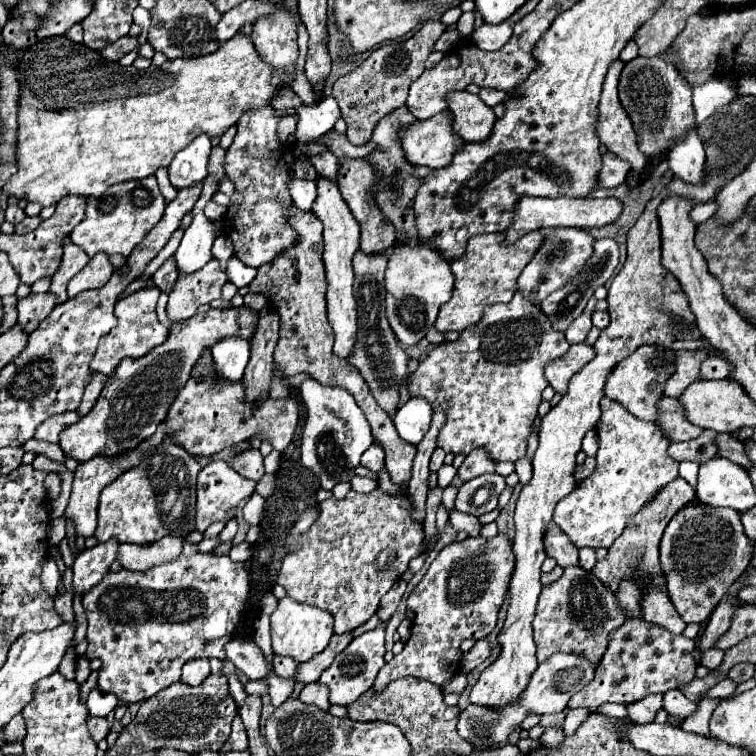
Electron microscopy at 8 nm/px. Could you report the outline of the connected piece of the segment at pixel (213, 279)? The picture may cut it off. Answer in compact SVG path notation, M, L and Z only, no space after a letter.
M211 258L203 268L191 274L179 274L167 302L167 318L171 324L195 316L201 304L221 298L221 286L227 276L217 258Z

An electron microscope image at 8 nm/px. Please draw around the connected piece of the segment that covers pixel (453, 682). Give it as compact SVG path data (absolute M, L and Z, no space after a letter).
M459 672L459 674L455 674L449 682L445 682L445 684L443 684L441 692L443 692L443 694L449 694L449 692L457 692L457 694L461 694L461 692L465 690L465 686L467 686L465 674L463 674L463 672Z

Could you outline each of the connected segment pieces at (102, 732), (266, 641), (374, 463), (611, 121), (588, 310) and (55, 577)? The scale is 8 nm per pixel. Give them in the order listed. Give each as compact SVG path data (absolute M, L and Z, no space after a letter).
M87 718L87 728L89 728L89 734L95 742L103 740L109 732L109 724L105 718Z
M262 613L254 622L253 641L262 649L268 666L272 667L274 653L271 646L270 616Z
M373 442L361 456L361 466L369 468L371 472L379 472L383 462L385 462L385 452L383 452L383 448L379 448L377 442Z
M615 60L609 66L603 94L599 102L599 122L597 122L597 134L601 144L613 152L617 158L631 164L633 172L643 172L647 158L637 148L637 138L631 126L629 116L625 114L619 98L617 98L617 80L623 70L623 62Z
M591 298L591 300L587 302L583 314L581 314L581 316L569 326L569 330L565 332L569 344L577 344L577 342L583 342L583 340L585 340L587 332L589 332L591 326L593 326L593 324L591 324L591 316L593 316L593 312L595 312L595 304L597 304L597 298Z
M49 558L45 564L43 564L43 570L41 570L41 586L43 590L49 594L49 596L57 596L59 592L59 584L61 584L61 572L57 568L57 564Z

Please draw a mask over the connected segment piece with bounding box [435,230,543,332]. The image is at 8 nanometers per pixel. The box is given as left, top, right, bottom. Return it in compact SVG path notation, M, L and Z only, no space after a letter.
M535 230L521 236L511 246L501 246L501 234L477 234L469 238L463 256L453 258L449 264L455 276L453 296L449 302L441 306L439 316L435 320L435 328L439 332L449 332L449 330L461 332L481 318L485 306L497 302L509 302L515 294L517 276L521 274L521 268L525 268L525 264L529 262L529 256L537 252L537 244L541 244L541 236L543 234Z

